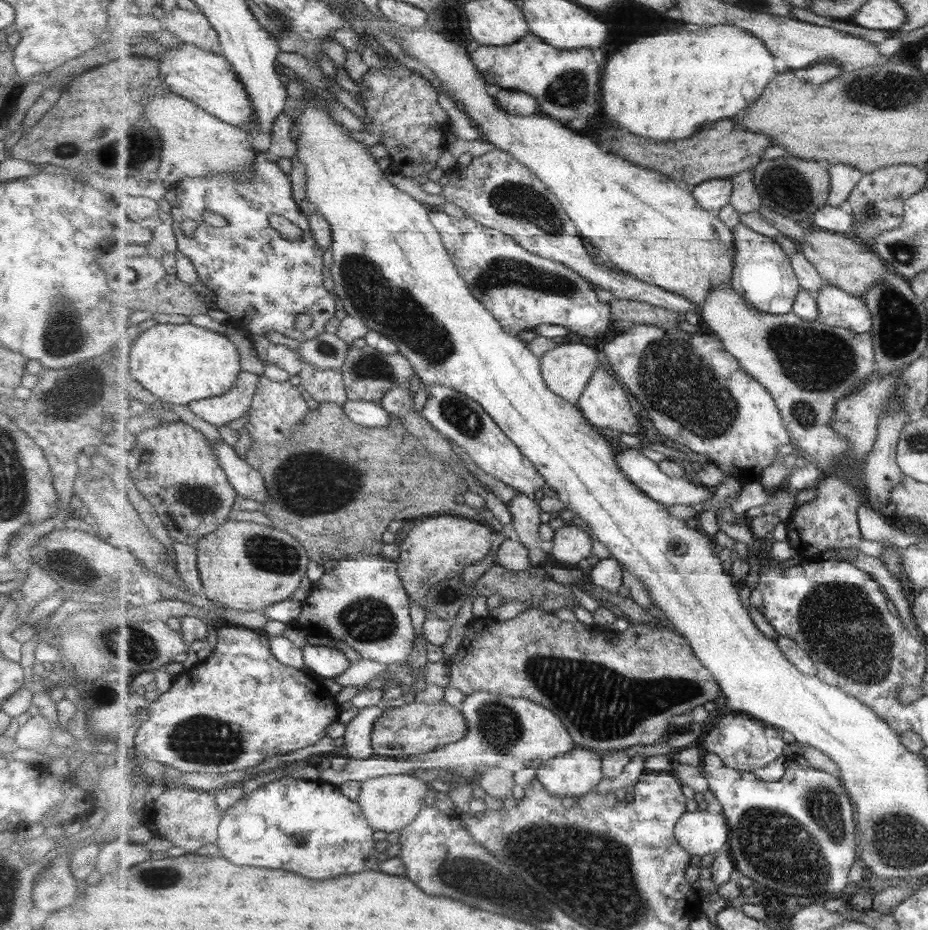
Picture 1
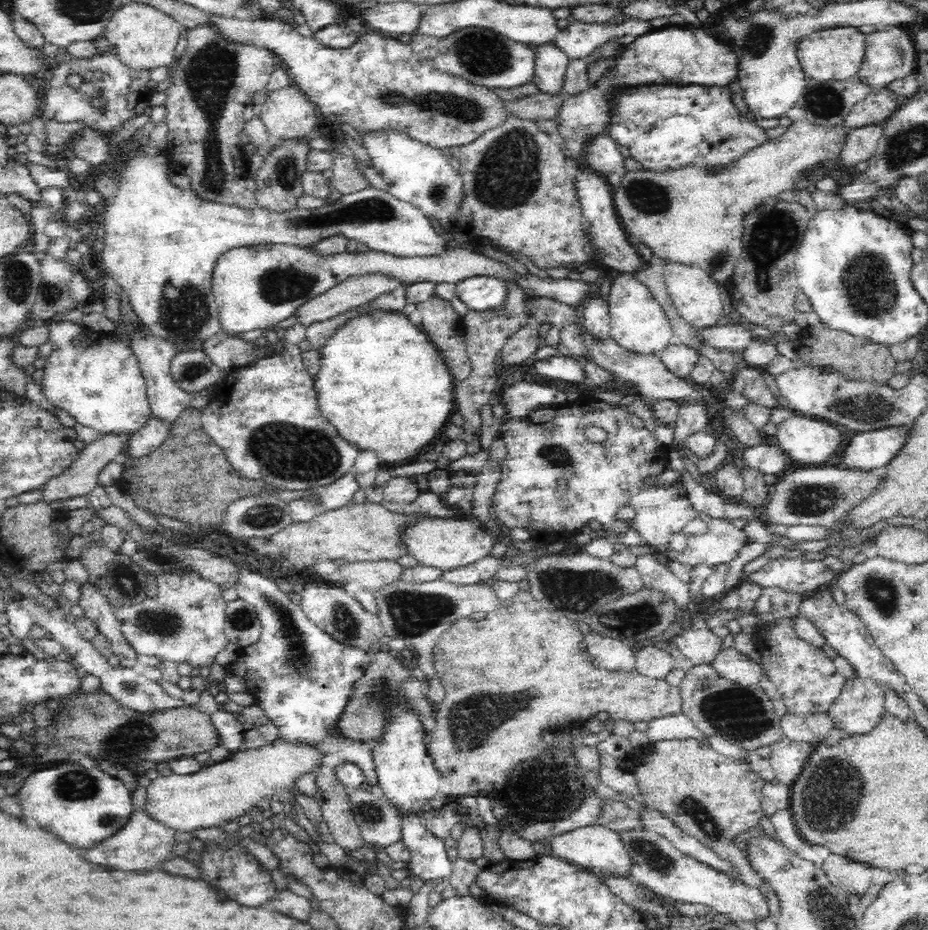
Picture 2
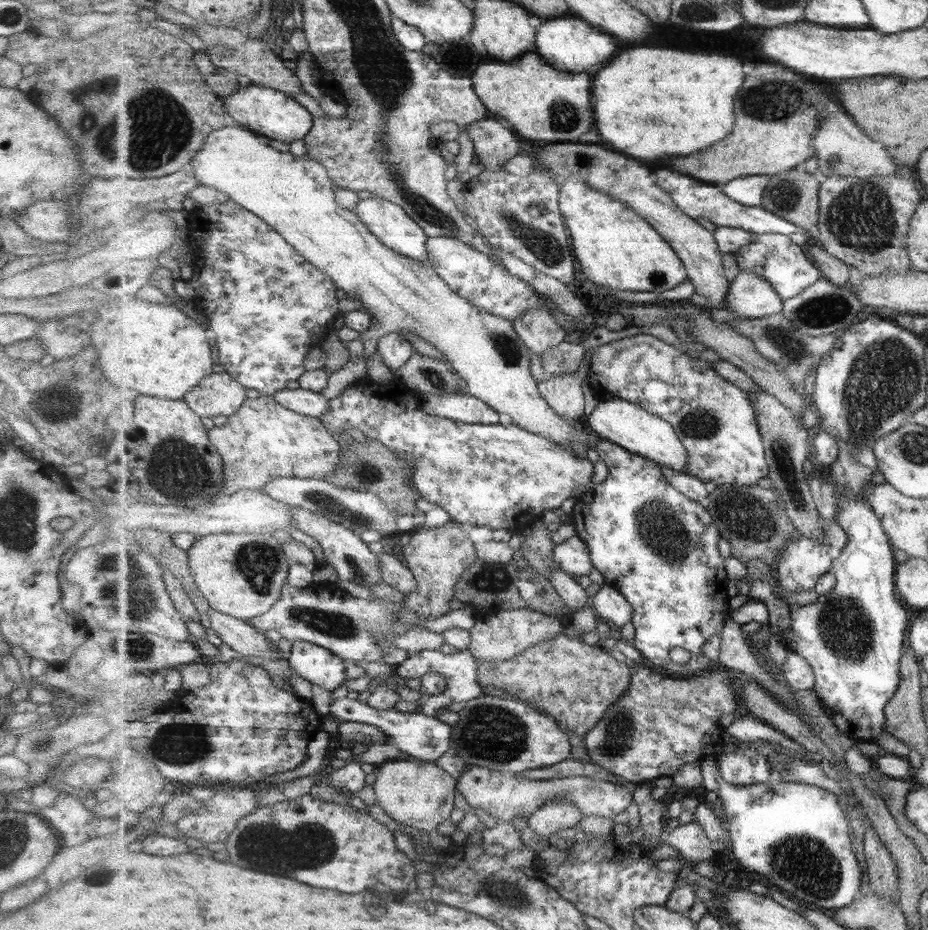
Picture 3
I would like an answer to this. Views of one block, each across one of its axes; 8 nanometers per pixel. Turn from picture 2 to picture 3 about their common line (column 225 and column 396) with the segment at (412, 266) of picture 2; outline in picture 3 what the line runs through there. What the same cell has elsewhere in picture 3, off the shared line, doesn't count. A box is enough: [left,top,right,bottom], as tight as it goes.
[189,125,595,452]

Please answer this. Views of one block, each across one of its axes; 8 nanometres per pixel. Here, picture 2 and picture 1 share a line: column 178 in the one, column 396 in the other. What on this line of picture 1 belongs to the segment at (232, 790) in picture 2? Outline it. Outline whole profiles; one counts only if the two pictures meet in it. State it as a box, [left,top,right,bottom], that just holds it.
[359,774,430,833]

